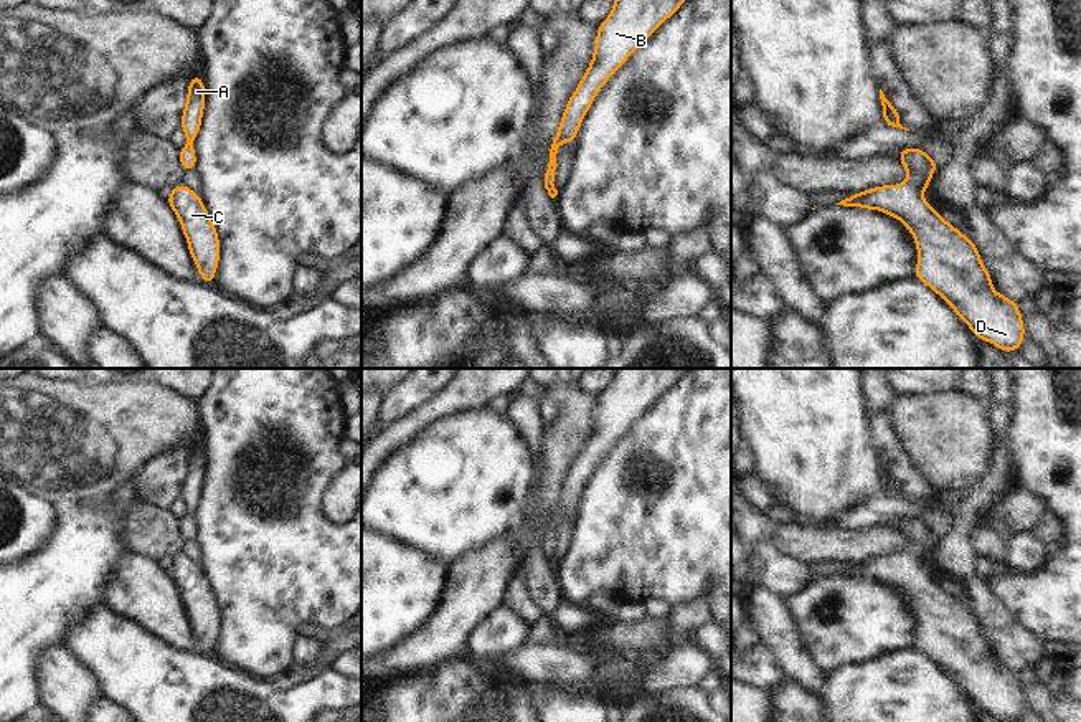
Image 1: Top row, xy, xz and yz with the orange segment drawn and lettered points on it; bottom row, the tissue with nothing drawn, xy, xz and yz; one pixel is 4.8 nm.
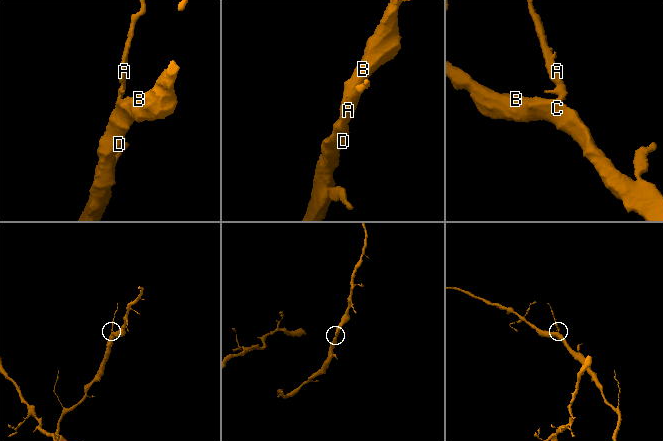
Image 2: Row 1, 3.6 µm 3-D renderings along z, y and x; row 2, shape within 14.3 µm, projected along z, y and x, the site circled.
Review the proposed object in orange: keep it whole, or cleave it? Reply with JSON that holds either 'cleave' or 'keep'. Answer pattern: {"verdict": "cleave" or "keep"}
{"verdict": "keep"}

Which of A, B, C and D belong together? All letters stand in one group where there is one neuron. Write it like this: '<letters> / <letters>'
A B C D

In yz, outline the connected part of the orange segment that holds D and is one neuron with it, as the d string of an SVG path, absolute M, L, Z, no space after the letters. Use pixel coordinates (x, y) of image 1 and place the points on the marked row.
M914 147L899 150L898 160L908 170L906 182L852 193L837 205L881 210L896 216L918 246L914 278L939 294L974 330L977 340L989 340L1003 354L1022 350L1027 332L1018 304L992 289L992 276L975 243L923 198L939 162Z

